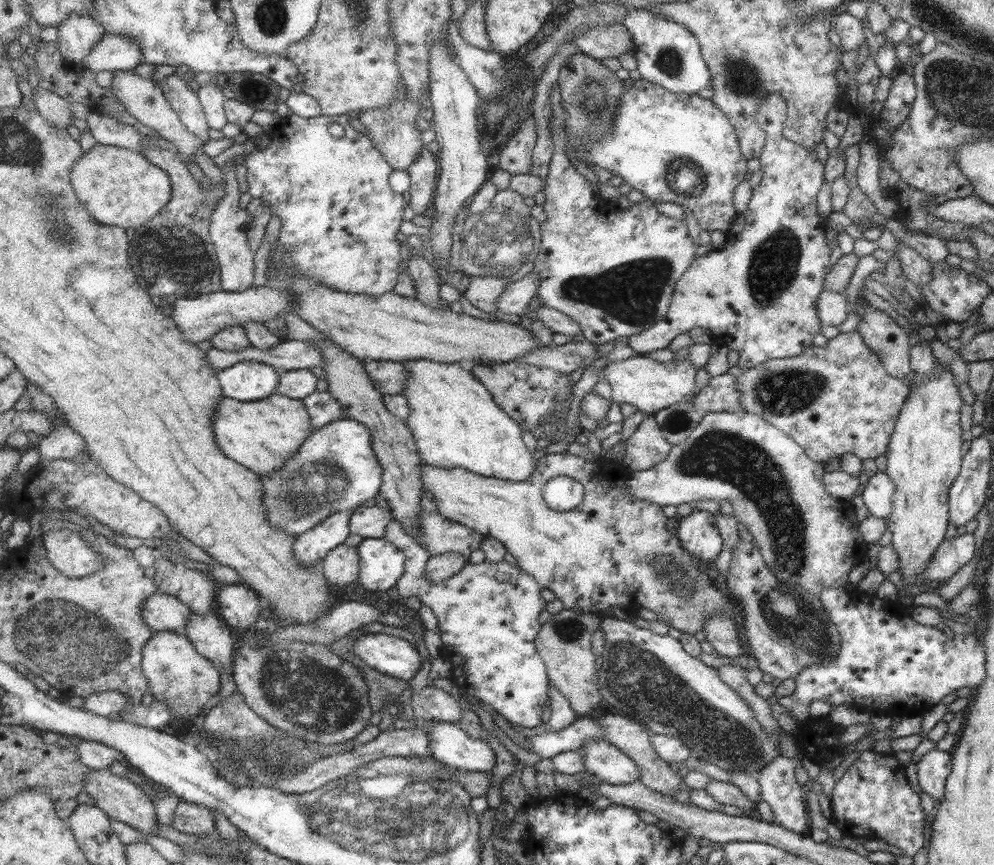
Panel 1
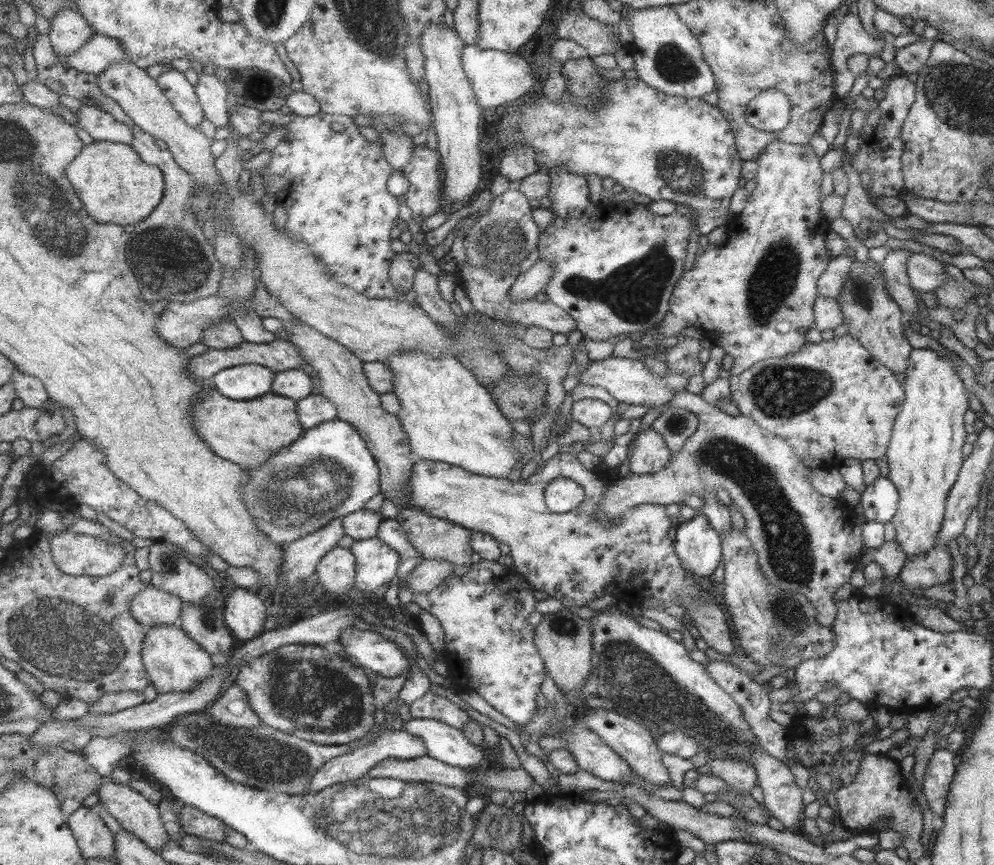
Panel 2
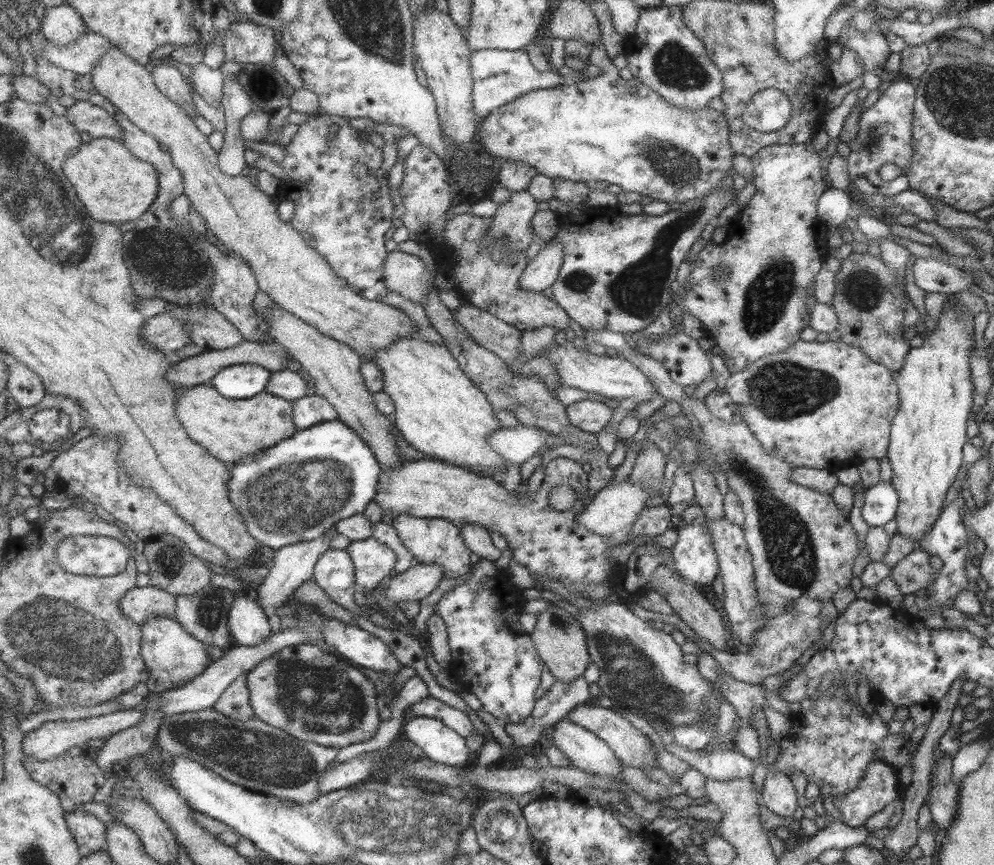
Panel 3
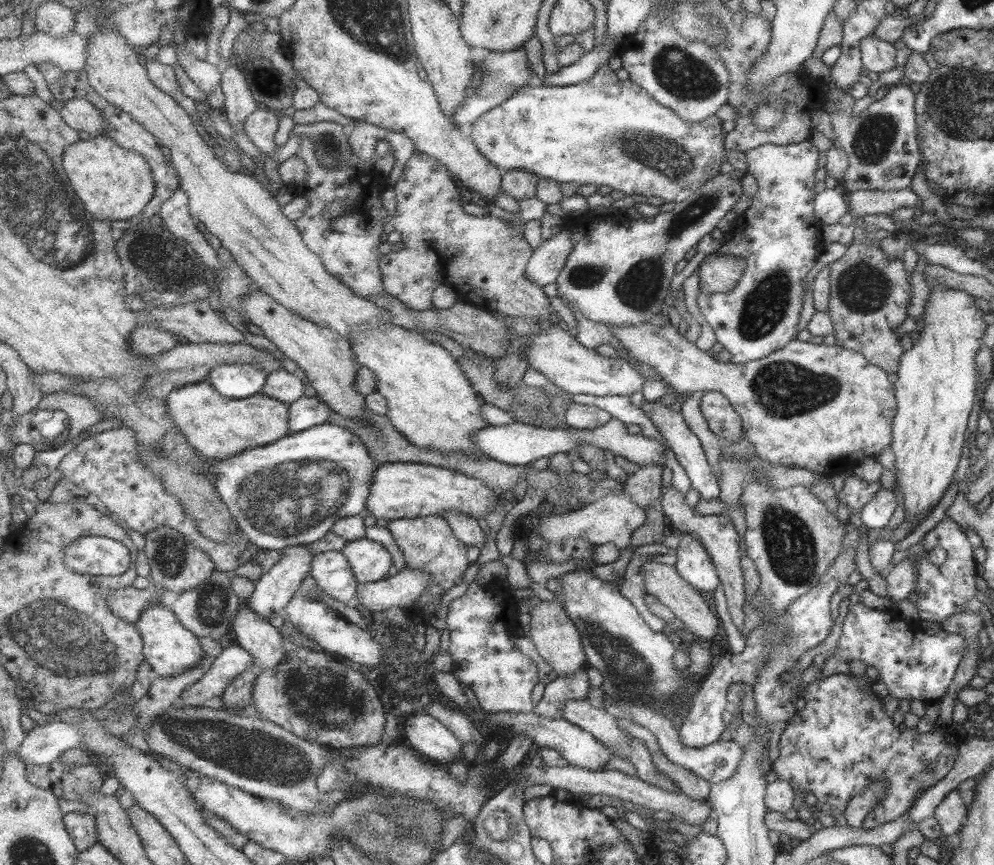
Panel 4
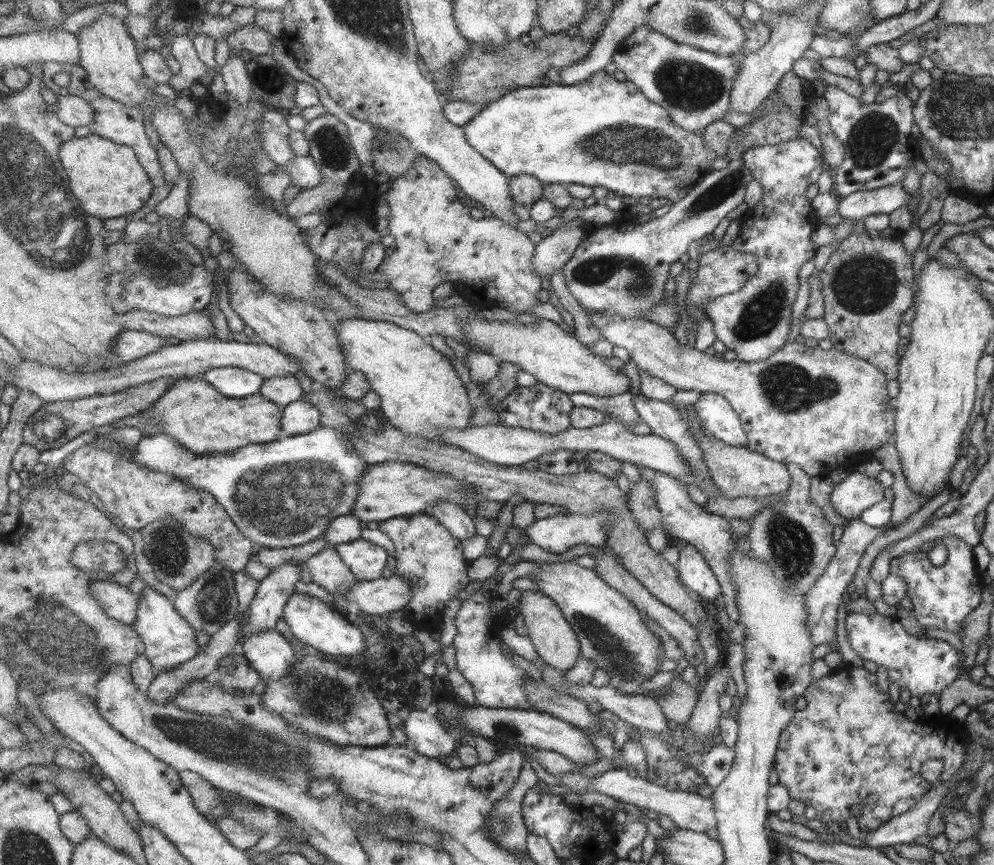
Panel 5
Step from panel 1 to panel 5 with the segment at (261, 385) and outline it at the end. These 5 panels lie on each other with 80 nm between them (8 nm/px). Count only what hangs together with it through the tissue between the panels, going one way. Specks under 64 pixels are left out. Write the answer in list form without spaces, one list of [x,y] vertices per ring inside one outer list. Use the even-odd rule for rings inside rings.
[[[235,366],[214,368],[204,373],[202,377],[221,394],[233,399],[256,395],[265,382],[265,378],[260,374]]]

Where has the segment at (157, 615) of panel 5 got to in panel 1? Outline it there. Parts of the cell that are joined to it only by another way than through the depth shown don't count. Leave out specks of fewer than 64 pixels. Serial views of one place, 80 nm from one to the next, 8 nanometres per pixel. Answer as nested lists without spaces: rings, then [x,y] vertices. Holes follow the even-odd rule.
[[[155,633],[144,650],[144,674],[148,677],[150,693],[155,700],[165,701],[174,712],[174,718],[203,720],[203,706],[221,688],[221,672],[211,660],[201,656],[185,634]]]

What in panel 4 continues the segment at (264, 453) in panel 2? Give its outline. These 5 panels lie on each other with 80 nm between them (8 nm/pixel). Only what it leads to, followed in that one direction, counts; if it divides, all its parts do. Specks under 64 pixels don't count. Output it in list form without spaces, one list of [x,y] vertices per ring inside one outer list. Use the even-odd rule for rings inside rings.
[[[209,380],[191,383],[174,390],[167,398],[169,417],[201,456],[225,460],[250,448],[267,446],[291,434],[290,404],[275,400],[262,392],[246,399],[223,396]]]

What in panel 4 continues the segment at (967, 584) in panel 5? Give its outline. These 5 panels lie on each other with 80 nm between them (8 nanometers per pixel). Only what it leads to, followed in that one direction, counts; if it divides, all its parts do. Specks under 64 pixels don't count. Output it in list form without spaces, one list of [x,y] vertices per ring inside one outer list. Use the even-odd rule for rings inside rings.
[[[948,516],[942,518],[923,537],[923,548],[927,552],[935,546],[941,547],[946,552],[945,561],[940,564],[939,570],[916,570],[916,581],[913,589],[914,596],[917,596],[915,607],[919,621],[942,623],[951,614],[967,611],[967,603],[975,598],[975,564],[971,558],[970,542],[964,535],[961,525],[951,520]]]

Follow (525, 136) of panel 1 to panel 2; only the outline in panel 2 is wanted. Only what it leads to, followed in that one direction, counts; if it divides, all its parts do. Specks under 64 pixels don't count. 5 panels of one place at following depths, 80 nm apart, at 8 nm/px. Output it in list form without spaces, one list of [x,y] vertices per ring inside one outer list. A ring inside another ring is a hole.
[[[517,145],[510,149],[500,163],[500,175],[508,179],[511,187],[527,179],[533,174],[539,173],[537,155],[527,145]]]

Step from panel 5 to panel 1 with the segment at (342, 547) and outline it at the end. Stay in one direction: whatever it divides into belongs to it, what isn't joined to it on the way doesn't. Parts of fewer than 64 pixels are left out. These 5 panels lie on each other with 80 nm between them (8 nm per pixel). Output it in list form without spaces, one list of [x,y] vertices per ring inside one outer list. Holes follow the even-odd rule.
[[[367,538],[357,545],[361,557],[360,578],[362,588],[377,592],[395,586],[405,570],[407,557],[400,548],[383,538]]]

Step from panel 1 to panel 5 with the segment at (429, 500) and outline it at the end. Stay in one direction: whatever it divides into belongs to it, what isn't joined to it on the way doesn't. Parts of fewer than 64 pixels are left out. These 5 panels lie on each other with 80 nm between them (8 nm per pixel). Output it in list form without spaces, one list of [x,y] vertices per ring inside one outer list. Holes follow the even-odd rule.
[[[426,512],[410,517],[399,517],[378,523],[381,529],[395,545],[396,574],[400,574],[408,580],[412,586],[412,599],[410,604],[403,608],[403,616],[419,631],[437,630],[443,625],[443,612],[447,608],[447,602],[456,598],[457,594],[469,584],[470,561],[465,558],[464,542],[449,532],[449,529],[441,524],[440,520],[433,518]]]

